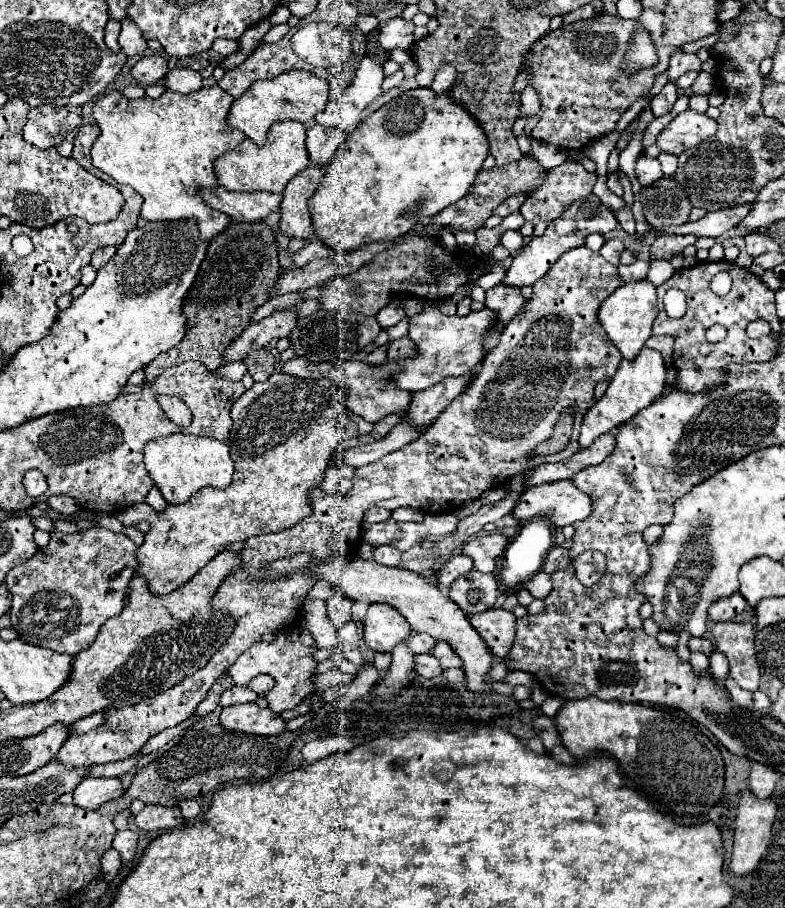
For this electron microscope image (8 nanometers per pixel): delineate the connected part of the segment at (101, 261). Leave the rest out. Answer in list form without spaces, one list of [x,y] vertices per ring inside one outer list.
[[[106,246],[106,248],[100,248],[94,256],[92,256],[92,266],[94,268],[102,268],[106,262],[110,262],[110,258],[116,254],[116,248],[114,246]]]

